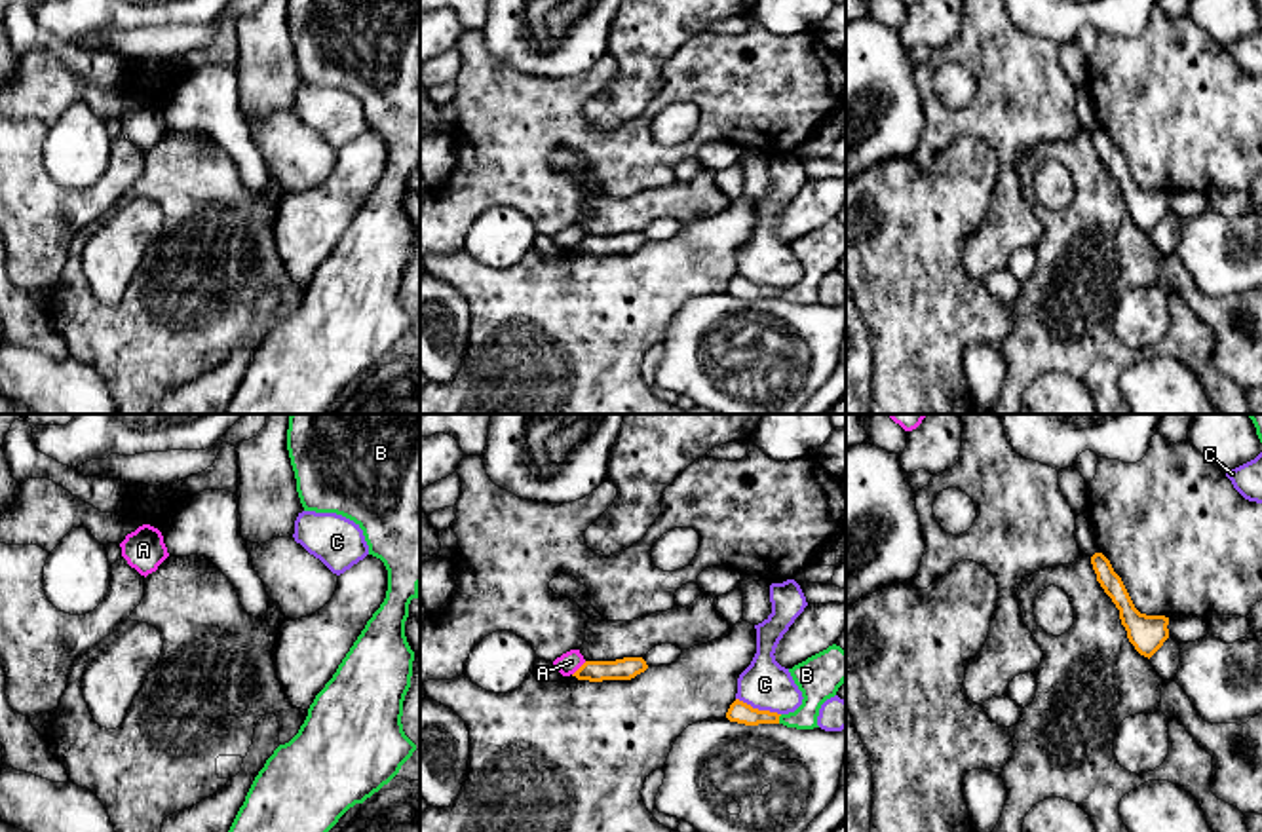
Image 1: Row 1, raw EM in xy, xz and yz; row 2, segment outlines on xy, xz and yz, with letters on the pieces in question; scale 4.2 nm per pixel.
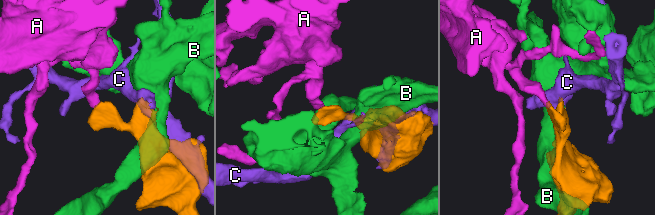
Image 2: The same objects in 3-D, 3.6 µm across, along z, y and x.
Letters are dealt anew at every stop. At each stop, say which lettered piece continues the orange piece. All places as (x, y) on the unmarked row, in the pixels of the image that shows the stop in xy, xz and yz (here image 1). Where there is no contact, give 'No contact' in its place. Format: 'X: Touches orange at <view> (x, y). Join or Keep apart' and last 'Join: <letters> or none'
A: Touches orange at xz (578, 244). Keep apart
B: Touches orange at xz (778, 293). Join
C: Touches orange at xz (757, 283). Keep apart
Join: B

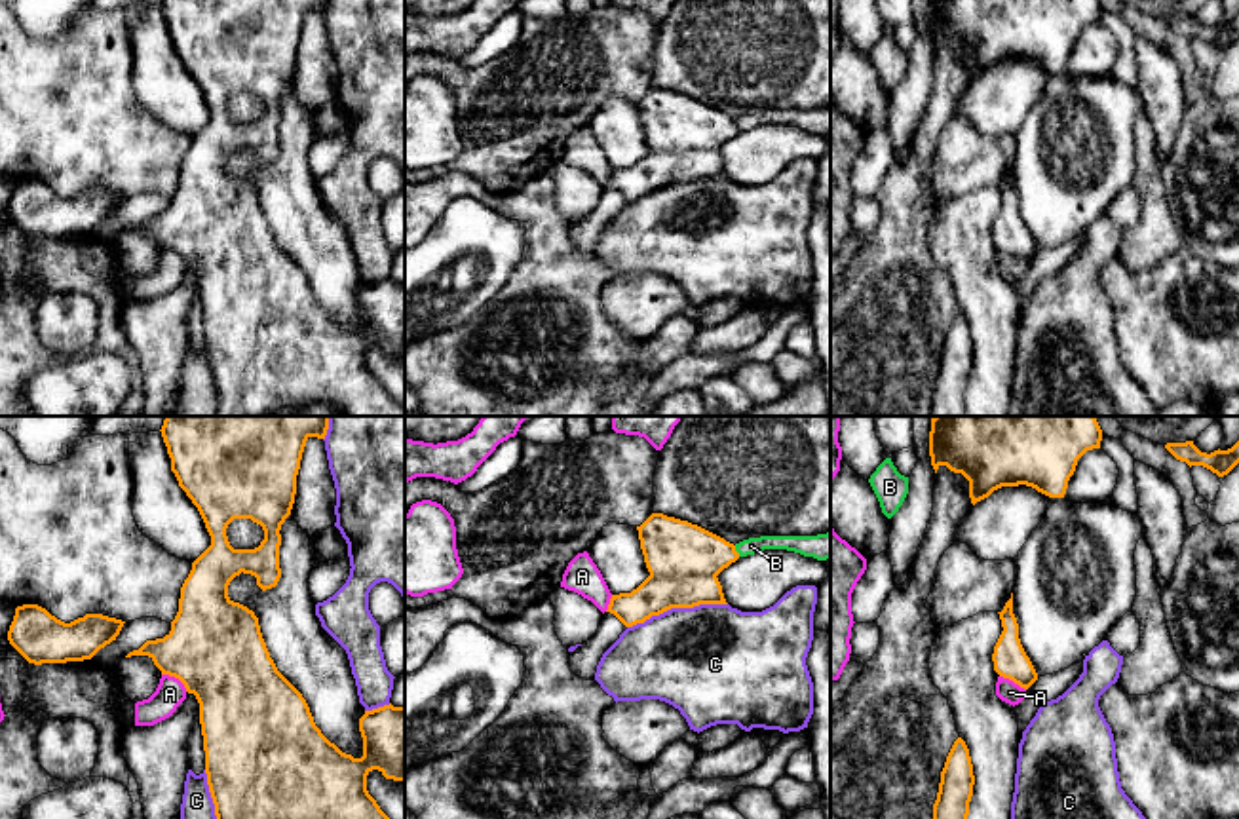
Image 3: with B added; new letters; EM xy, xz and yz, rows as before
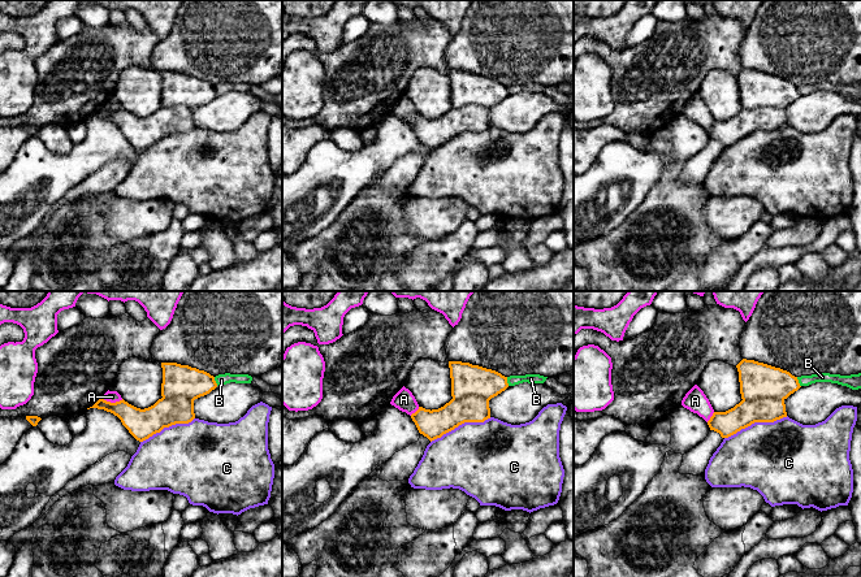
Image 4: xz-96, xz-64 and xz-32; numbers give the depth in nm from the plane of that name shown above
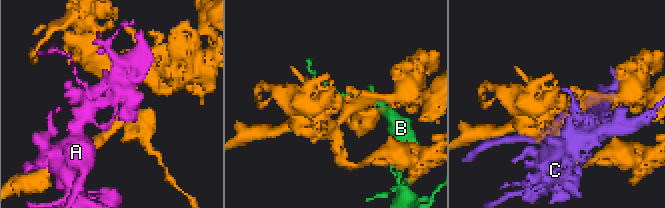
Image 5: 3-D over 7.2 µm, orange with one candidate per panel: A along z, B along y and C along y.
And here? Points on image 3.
A: Touches orange at xy (175, 251). Keep apart
B: Touches orange at xz (736, 126). Keep apart
C: Touches orange at xz (677, 181). Keep apart
Join: none

